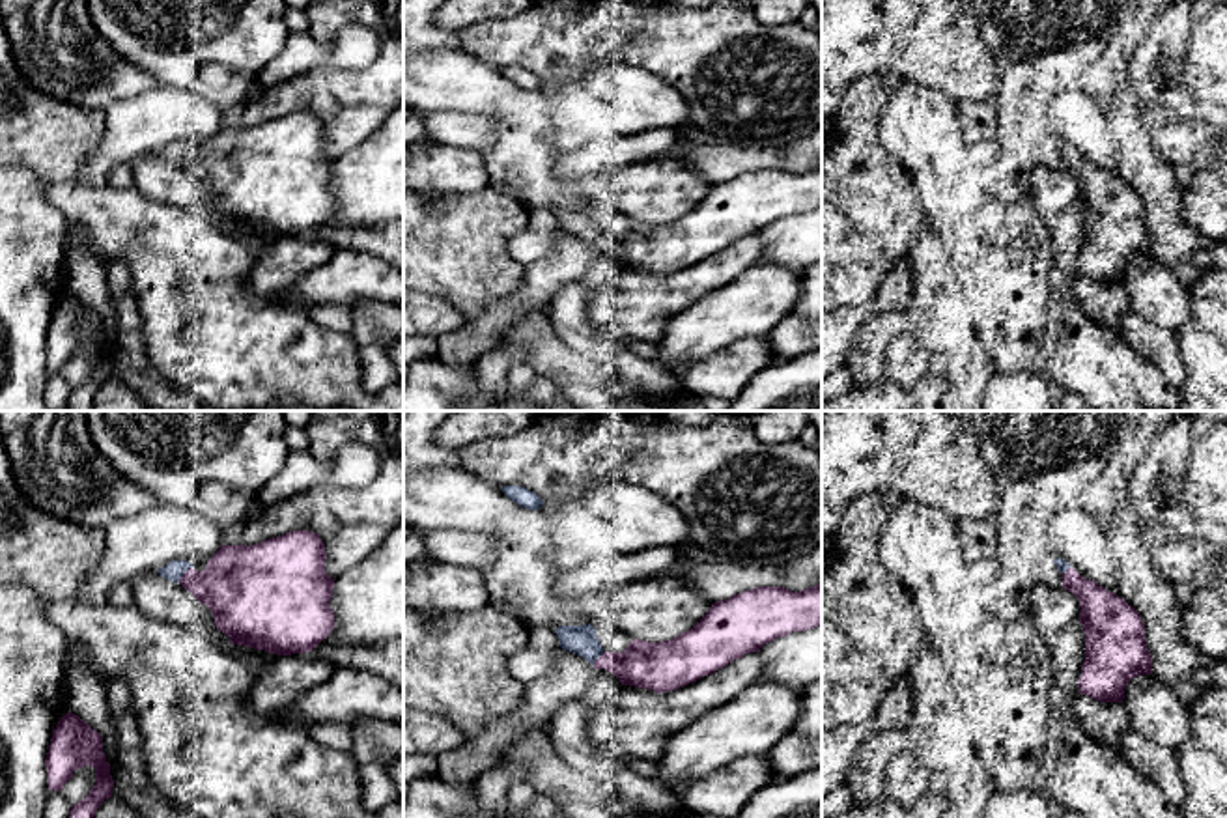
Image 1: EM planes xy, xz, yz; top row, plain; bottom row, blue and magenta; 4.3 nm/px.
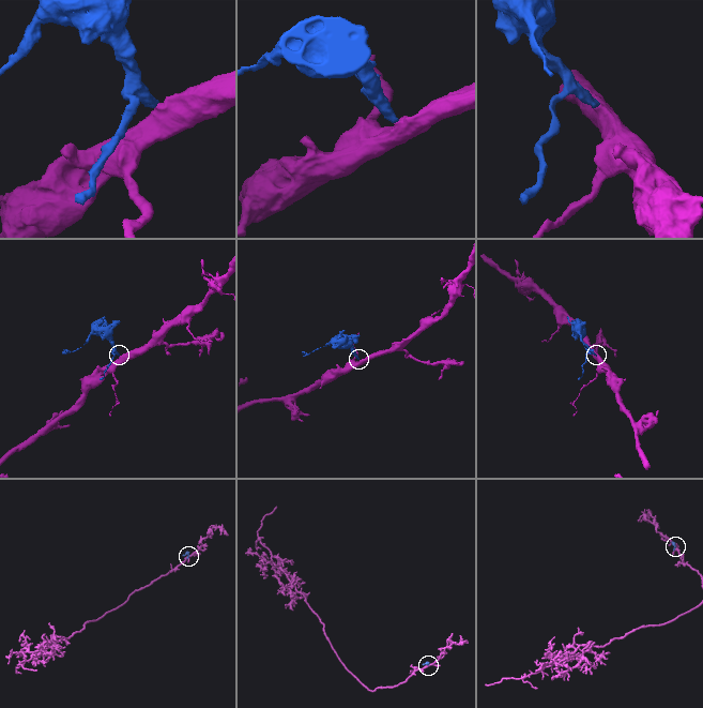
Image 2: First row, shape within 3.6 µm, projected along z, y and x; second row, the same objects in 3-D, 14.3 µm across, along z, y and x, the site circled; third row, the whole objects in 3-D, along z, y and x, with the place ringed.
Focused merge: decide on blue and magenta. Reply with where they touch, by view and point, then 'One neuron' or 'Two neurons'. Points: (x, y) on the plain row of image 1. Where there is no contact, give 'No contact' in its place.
Touches blue at xy (183, 154). One neuron

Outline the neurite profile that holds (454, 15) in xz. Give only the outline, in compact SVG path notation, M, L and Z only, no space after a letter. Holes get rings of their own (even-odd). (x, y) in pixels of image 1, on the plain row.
M446 0L435 13L435 24L443 30L459 32L471 24L515 17L532 4L534 0Z

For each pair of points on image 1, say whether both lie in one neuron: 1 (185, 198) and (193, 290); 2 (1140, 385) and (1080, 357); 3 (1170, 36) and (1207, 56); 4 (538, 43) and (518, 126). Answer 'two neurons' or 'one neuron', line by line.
1: two neurons
2: one neuron
3: two neurons
4: two neurons

